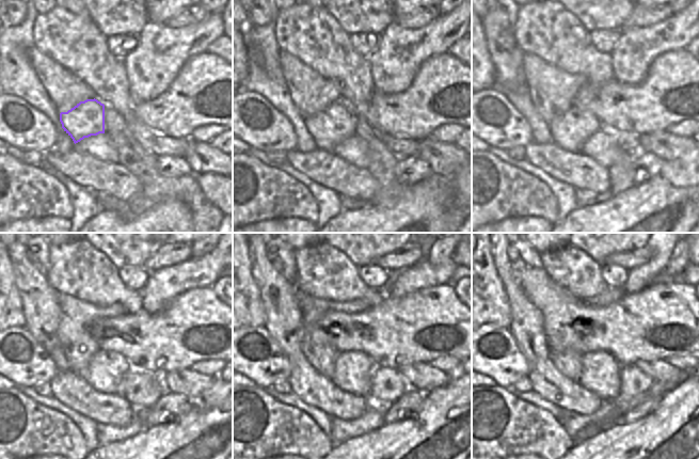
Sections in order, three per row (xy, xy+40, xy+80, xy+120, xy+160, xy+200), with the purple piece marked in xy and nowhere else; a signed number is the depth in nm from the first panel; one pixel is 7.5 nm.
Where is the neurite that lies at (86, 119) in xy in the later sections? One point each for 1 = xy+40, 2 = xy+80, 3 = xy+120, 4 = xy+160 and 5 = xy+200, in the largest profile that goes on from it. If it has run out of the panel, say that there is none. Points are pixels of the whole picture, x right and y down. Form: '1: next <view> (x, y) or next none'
1: next xy+40 (328, 128)
2: next xy+80 (570, 130)
3: next xy+120 (104, 372)
4: next xy+160 (353, 370)
5: next xy+200 (601, 374)

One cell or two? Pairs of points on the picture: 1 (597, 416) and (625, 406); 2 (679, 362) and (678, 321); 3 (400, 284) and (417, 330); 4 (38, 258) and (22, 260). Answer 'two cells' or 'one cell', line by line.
1: two cells
2: two cells
3: two cells
4: two cells

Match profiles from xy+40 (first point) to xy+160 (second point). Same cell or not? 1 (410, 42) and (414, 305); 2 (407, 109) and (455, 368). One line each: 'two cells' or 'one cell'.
1: two cells
2: two cells

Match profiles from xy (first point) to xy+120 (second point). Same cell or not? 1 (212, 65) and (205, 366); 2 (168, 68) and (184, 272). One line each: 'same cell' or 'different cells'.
1: different cells
2: same cell

